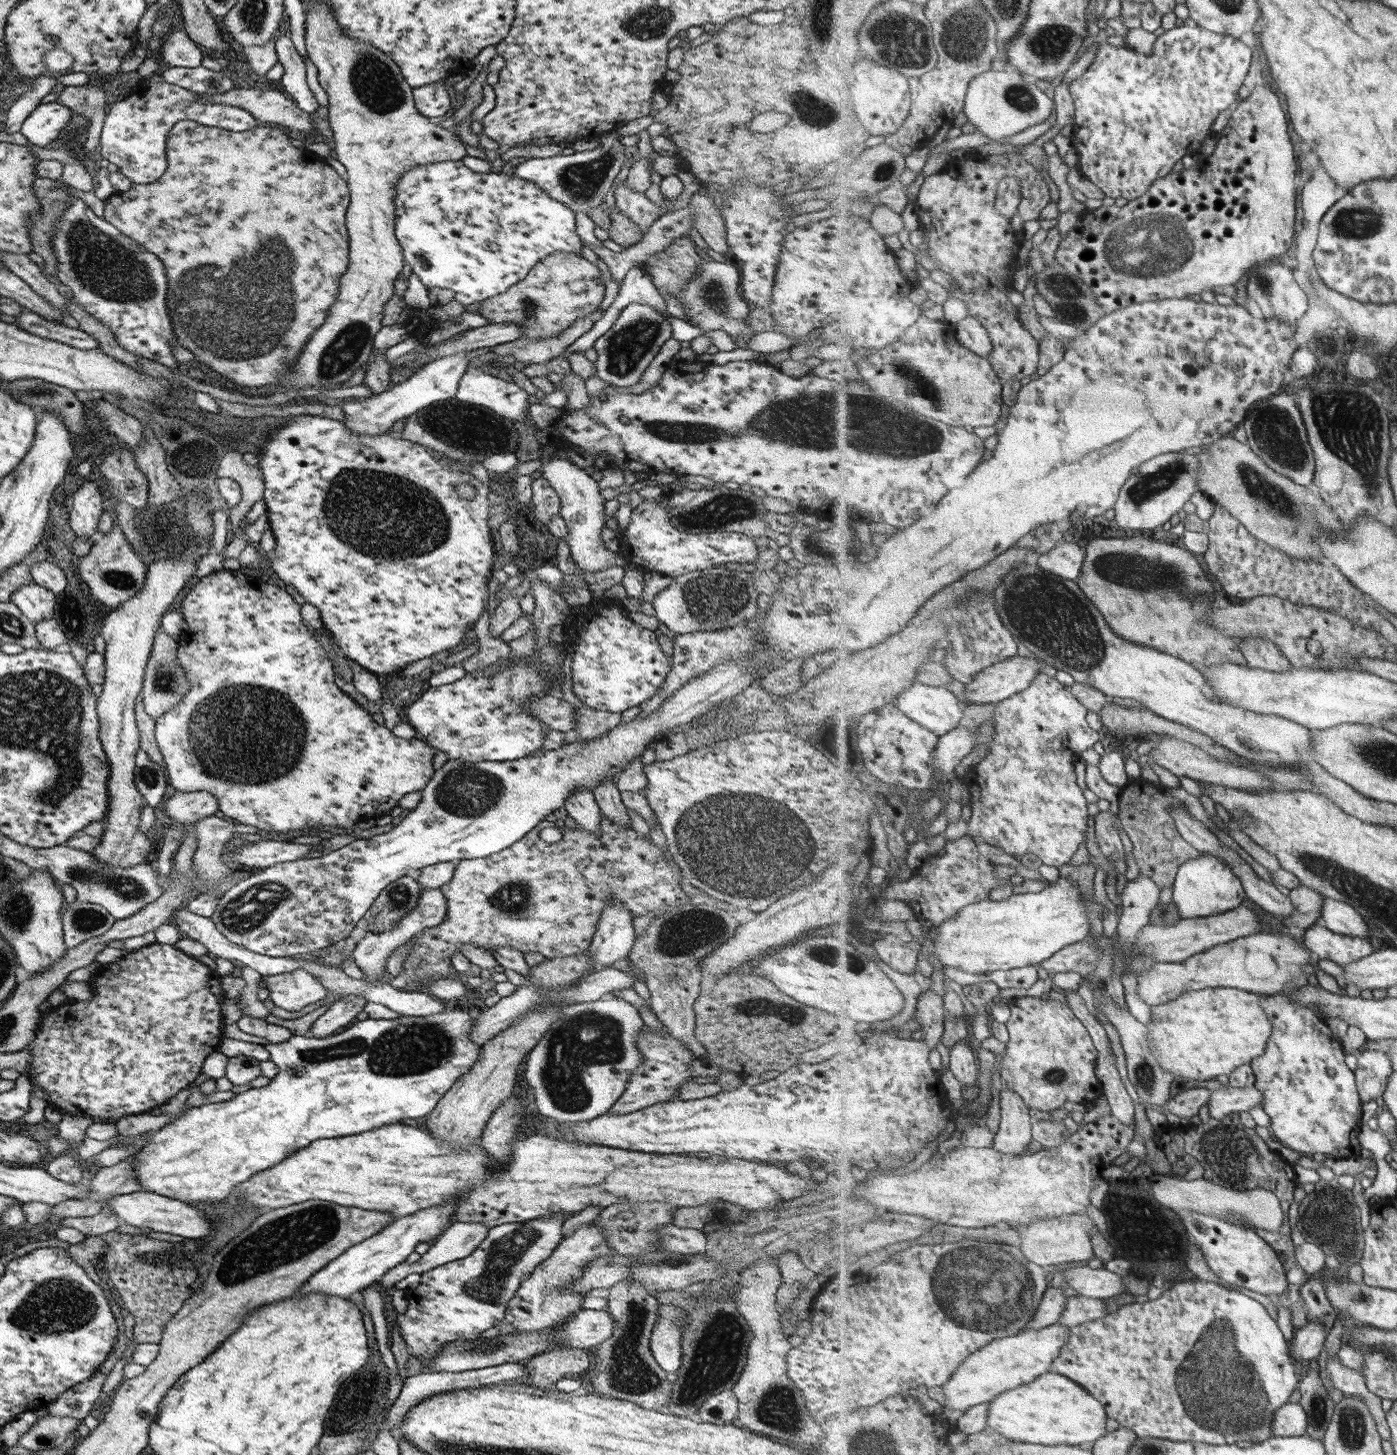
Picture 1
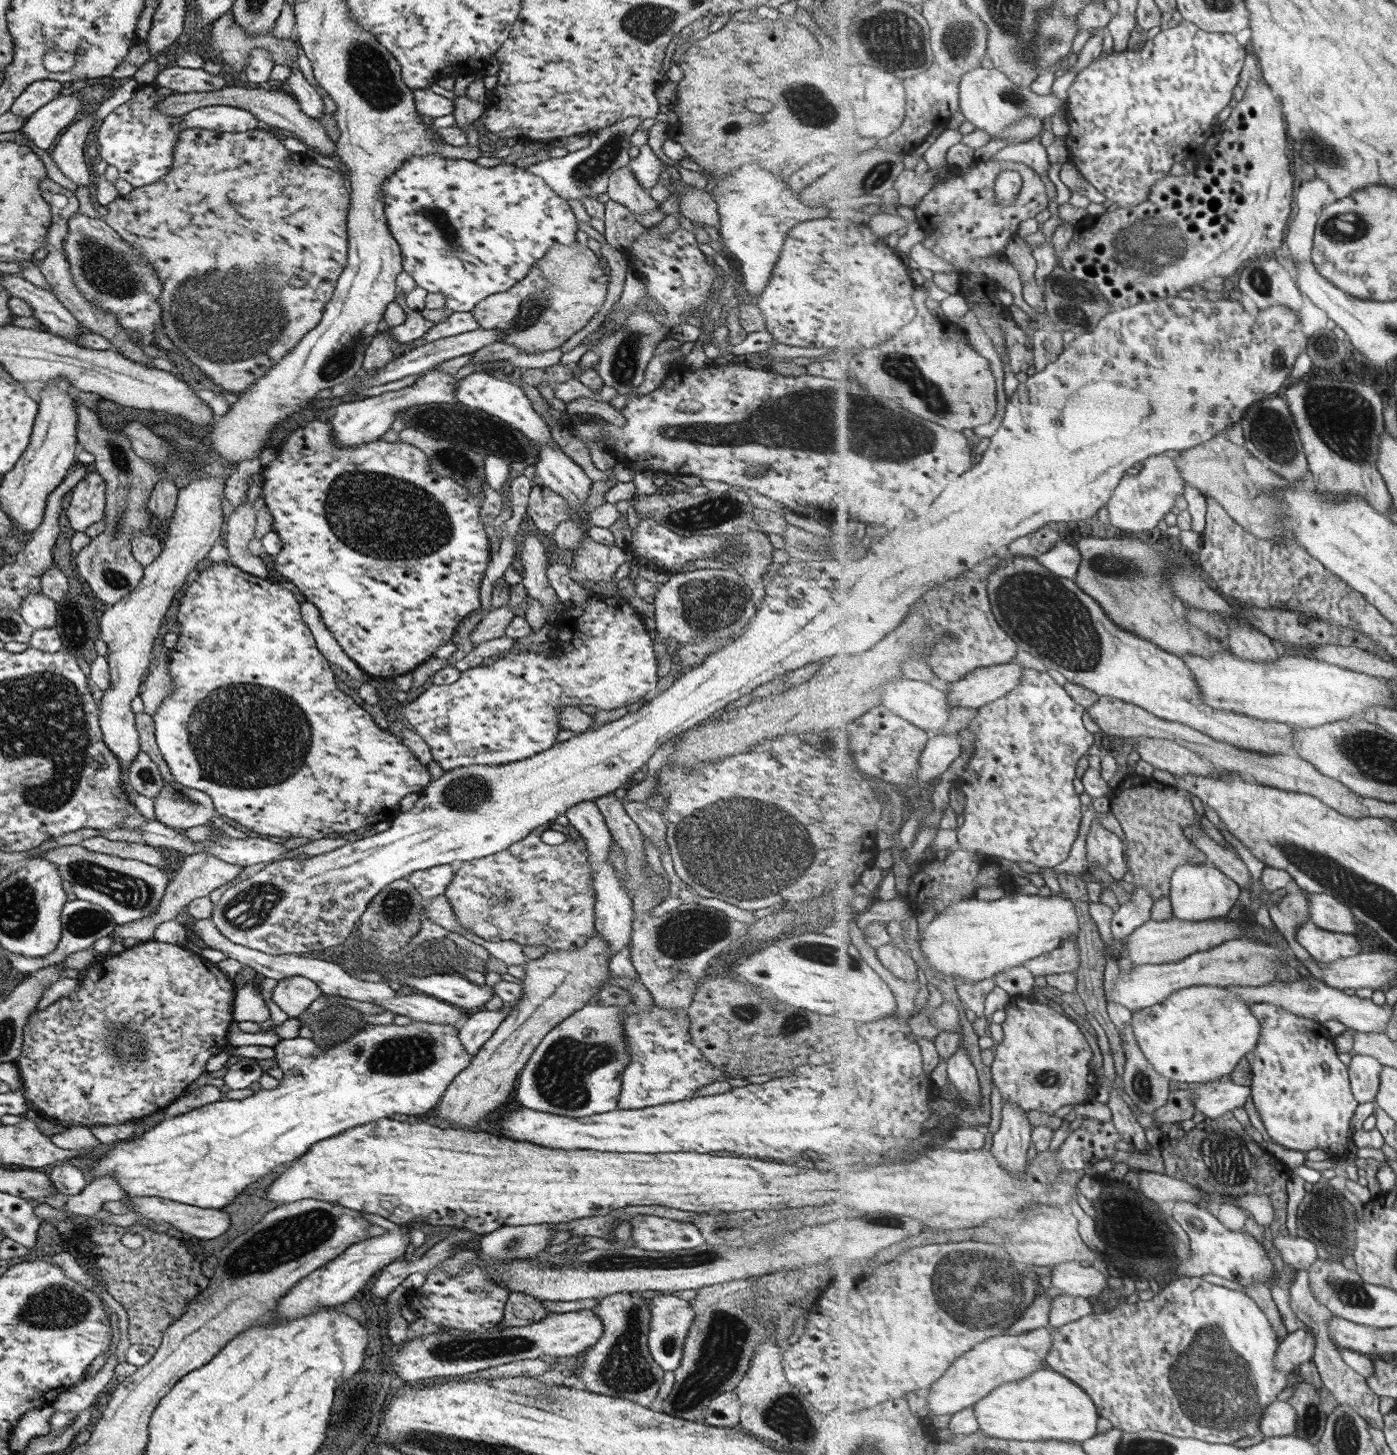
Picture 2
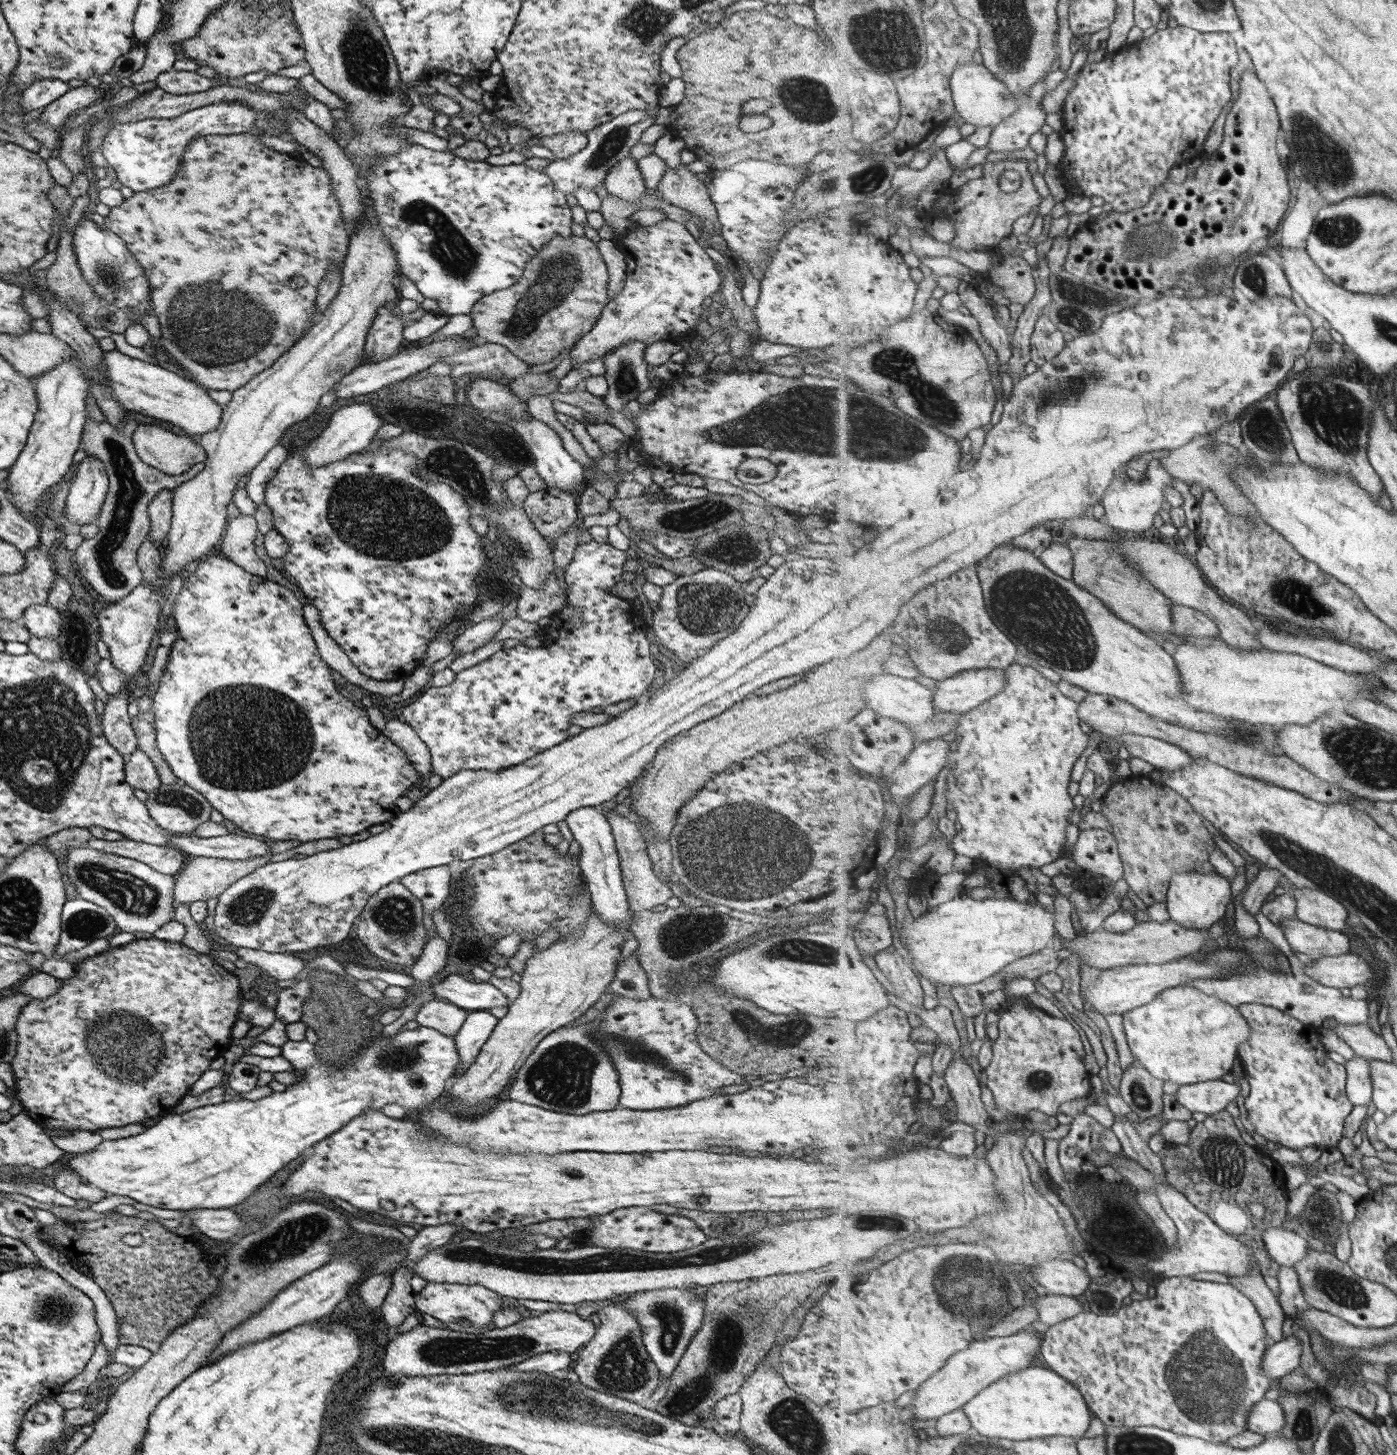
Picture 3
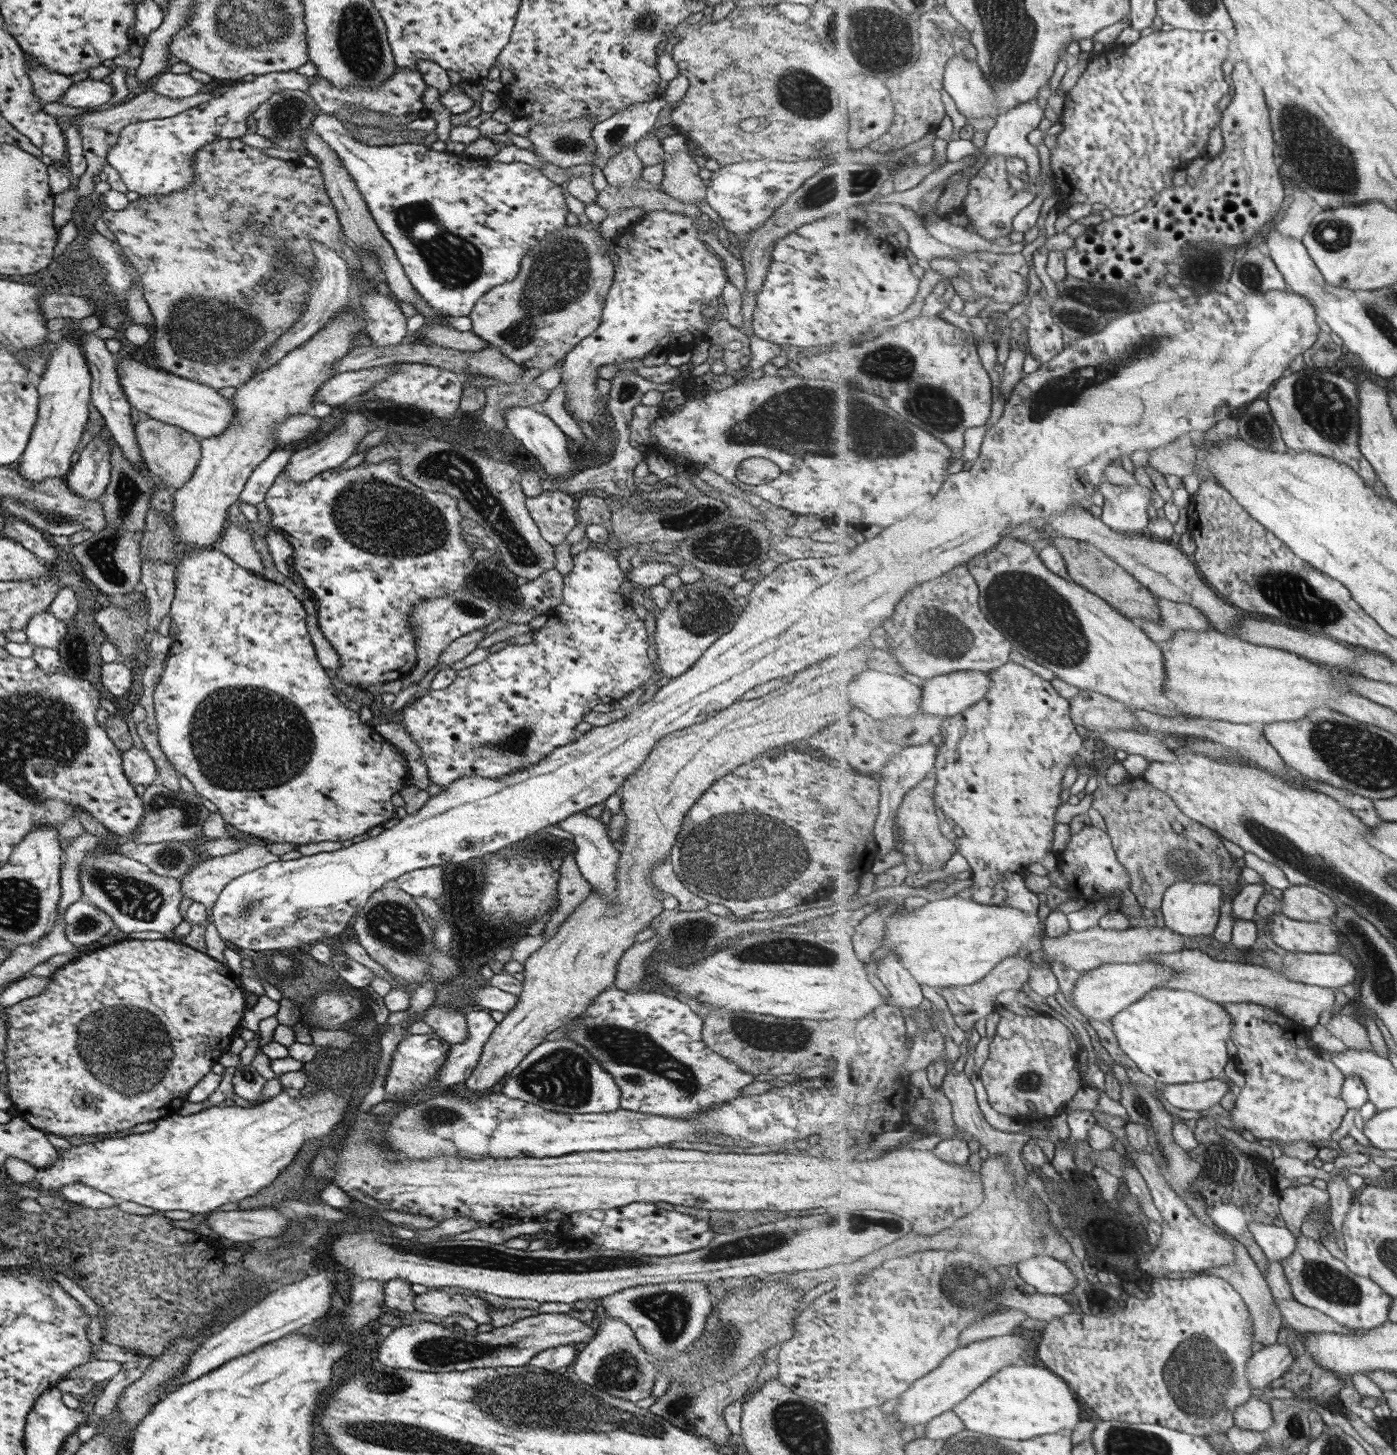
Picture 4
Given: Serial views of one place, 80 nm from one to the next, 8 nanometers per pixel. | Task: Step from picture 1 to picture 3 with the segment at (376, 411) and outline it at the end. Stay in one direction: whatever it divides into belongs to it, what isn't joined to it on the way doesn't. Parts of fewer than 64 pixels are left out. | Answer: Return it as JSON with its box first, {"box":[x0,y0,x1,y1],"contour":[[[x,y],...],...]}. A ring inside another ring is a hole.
{"box":[304,403,382,468],"contour":[[[352,403],[342,406],[331,414],[327,425],[320,434],[304,448],[304,461],[311,468],[345,458],[351,453],[358,453],[372,441],[373,435],[382,425],[382,420],[370,403]]]}

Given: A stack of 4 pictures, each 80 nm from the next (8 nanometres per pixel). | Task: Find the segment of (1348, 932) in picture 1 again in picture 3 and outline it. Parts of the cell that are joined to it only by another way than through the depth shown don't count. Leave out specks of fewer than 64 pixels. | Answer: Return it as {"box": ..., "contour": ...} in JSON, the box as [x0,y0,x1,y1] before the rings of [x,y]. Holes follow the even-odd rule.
{"box":[1293,888,1350,930],"contour":[[[1298,888],[1293,895],[1297,899],[1297,916],[1303,922],[1333,930],[1345,930],[1350,912],[1337,898],[1330,894]]]}

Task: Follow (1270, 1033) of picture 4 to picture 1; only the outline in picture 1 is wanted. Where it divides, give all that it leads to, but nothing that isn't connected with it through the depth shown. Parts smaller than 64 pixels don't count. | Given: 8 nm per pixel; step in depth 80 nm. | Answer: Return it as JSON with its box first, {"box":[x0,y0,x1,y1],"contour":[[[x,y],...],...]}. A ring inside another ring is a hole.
{"box":[1251,995,1363,1158],"contour":[[[1271,995],[1265,1001],[1263,1010],[1272,1020],[1273,1033],[1263,1056],[1253,1059],[1251,1064],[1255,1074],[1255,1086],[1264,1092],[1261,1107],[1271,1119],[1270,1134],[1279,1143],[1298,1153],[1312,1156],[1326,1154],[1330,1158],[1355,1158],[1361,1154],[1362,1144],[1359,1124],[1363,1108],[1356,1072],[1345,1062],[1345,1052],[1340,1038],[1327,1026],[1311,1008],[1299,1006],[1289,997]]]}

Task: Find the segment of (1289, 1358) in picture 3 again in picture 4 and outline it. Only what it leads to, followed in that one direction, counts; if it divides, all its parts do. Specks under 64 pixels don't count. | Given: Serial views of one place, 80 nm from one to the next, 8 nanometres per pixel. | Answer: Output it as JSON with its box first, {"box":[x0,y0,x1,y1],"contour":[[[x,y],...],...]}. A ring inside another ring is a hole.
{"box":[1246,1343,1295,1391],"contour":[[[1277,1343],[1271,1346],[1263,1346],[1248,1362],[1246,1373],[1252,1387],[1258,1391],[1265,1389],[1273,1380],[1282,1376],[1293,1366],[1295,1356],[1291,1347]]]}

